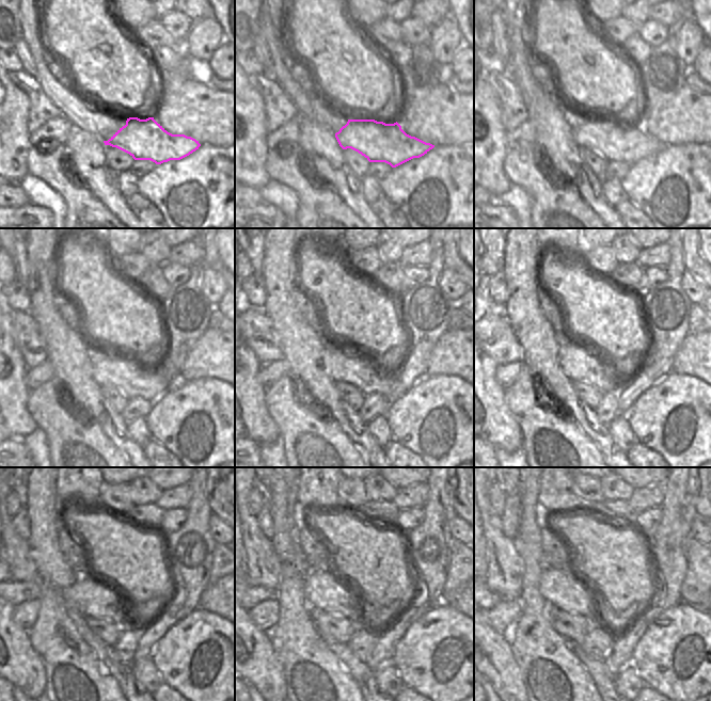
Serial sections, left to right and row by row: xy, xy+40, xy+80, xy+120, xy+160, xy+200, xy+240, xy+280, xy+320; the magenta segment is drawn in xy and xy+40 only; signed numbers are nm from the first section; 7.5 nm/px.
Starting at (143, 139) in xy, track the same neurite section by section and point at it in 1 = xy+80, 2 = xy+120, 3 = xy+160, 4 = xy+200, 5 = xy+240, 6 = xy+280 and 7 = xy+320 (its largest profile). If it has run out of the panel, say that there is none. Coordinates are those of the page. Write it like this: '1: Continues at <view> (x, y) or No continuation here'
1: Continues at xy+80 (614, 141)
2: Continues at xy+120 (135, 380)
3: Continues at xy+160 (338, 363)
4: Continues at xy+200 (579, 364)
5: Continues at xy+240 (88, 593)
6: Continues at xy+280 (324, 591)
7: Continues at xy+320 (563, 589)

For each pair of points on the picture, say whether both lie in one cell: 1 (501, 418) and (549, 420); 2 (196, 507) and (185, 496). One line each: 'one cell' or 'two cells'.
1: two cells
2: two cells

